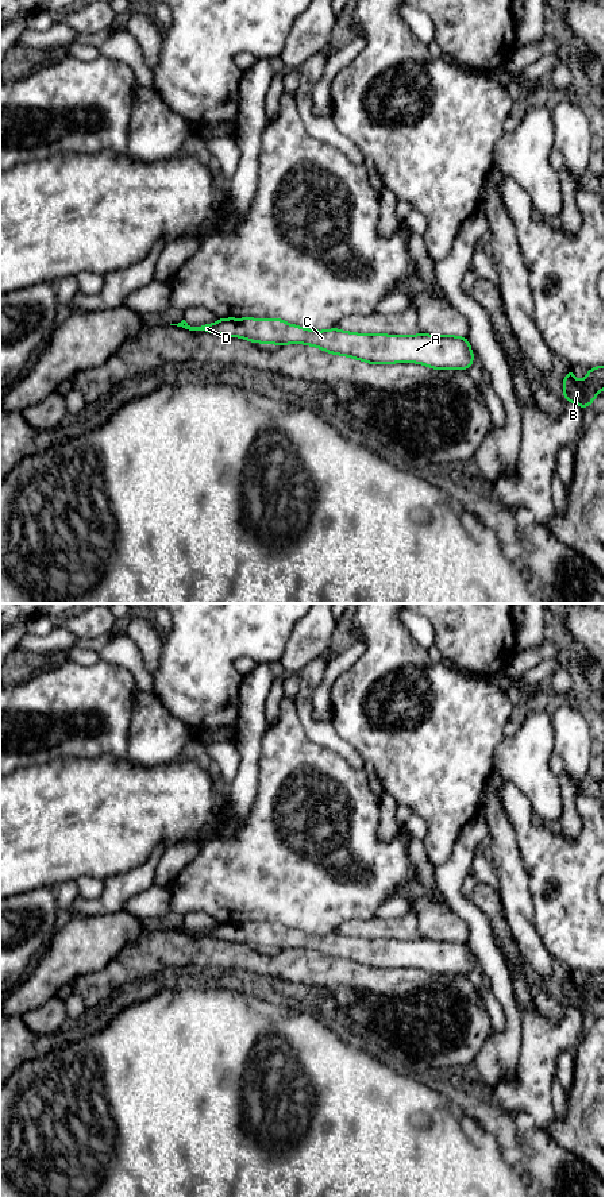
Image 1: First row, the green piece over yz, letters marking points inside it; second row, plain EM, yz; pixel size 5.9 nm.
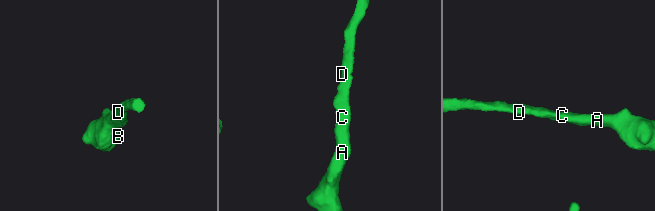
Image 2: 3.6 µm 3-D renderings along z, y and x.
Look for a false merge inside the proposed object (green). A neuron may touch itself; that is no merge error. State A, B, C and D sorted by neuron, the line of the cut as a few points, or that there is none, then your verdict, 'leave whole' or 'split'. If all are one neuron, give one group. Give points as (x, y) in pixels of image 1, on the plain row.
A B C D; no cut; leave whole

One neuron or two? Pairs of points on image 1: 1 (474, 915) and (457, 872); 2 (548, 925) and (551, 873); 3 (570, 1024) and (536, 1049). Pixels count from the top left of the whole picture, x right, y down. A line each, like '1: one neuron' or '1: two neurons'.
1: one neuron
2: one neuron
3: one neuron

